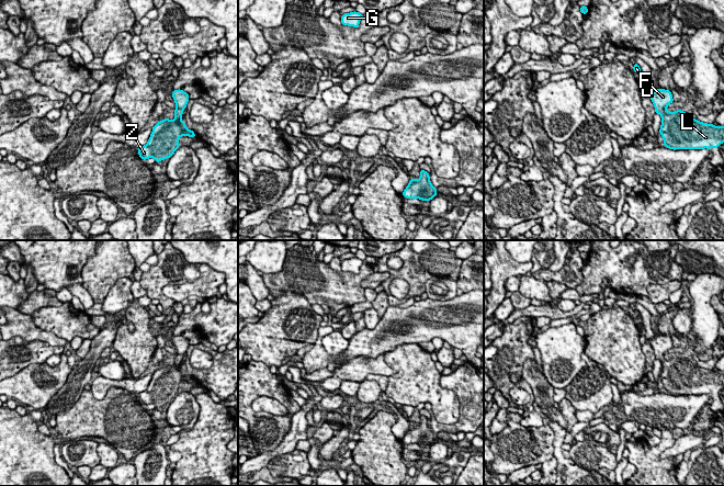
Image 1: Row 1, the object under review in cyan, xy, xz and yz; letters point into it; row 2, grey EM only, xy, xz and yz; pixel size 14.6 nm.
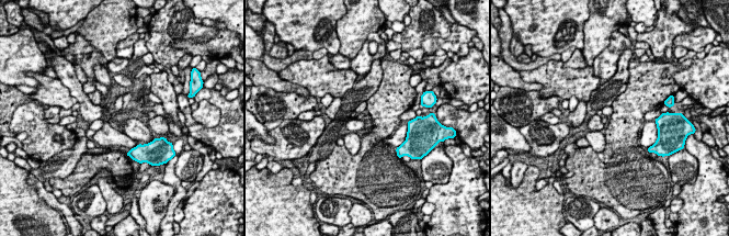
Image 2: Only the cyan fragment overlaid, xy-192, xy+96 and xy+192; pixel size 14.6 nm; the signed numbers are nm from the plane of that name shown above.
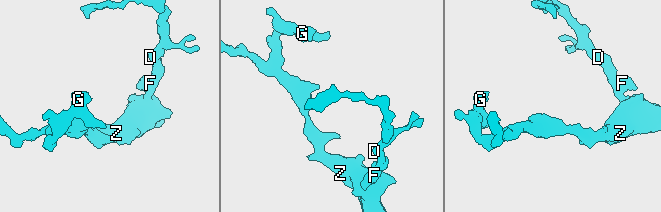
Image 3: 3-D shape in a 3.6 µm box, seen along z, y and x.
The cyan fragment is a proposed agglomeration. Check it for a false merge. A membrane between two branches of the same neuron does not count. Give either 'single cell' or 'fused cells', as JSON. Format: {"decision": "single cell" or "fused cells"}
{"decision": "single cell"}

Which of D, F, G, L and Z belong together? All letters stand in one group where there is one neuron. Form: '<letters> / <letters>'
D F G L Z

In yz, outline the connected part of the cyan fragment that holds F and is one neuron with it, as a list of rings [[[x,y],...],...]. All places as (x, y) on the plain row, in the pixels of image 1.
[[[657,335],[649,342],[655,358],[661,362],[659,378],[667,394],[710,395],[724,388],[724,372],[700,368],[681,355],[668,357],[667,352],[674,348],[670,336]]]

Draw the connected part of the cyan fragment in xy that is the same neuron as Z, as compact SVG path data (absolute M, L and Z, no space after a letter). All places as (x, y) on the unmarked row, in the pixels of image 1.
M174 336L172 343L177 351L174 355L174 365L168 363L158 368L154 373L148 388L138 393L138 400L143 406L154 404L156 408L170 404L179 394L179 384L181 382L196 383L193 376L189 375L182 366L182 359L189 348L189 340L183 336Z

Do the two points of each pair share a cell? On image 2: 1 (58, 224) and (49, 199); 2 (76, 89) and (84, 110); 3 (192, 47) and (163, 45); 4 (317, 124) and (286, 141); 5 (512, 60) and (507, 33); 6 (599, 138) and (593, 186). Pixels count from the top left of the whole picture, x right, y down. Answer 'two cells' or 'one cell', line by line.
1: two cells
2: one cell
3: two cells
4: one cell
5: one cell
6: two cells

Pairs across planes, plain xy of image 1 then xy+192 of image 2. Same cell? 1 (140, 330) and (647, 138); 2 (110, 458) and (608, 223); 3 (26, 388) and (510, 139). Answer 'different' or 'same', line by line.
1: different
2: same
3: different

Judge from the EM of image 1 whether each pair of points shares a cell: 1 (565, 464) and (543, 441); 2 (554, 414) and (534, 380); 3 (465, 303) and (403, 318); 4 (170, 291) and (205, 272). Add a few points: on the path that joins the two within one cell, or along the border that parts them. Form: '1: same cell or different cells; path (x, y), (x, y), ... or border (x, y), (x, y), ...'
1: different cells; border (550, 427), (554, 436), (554, 456)
2: same cell; path (546, 405), (545, 391), (543, 388)
3: same cell; path (450, 303), (427, 303), (418, 311)
4: same cell; path (180, 291), (194, 287), (200, 282)

